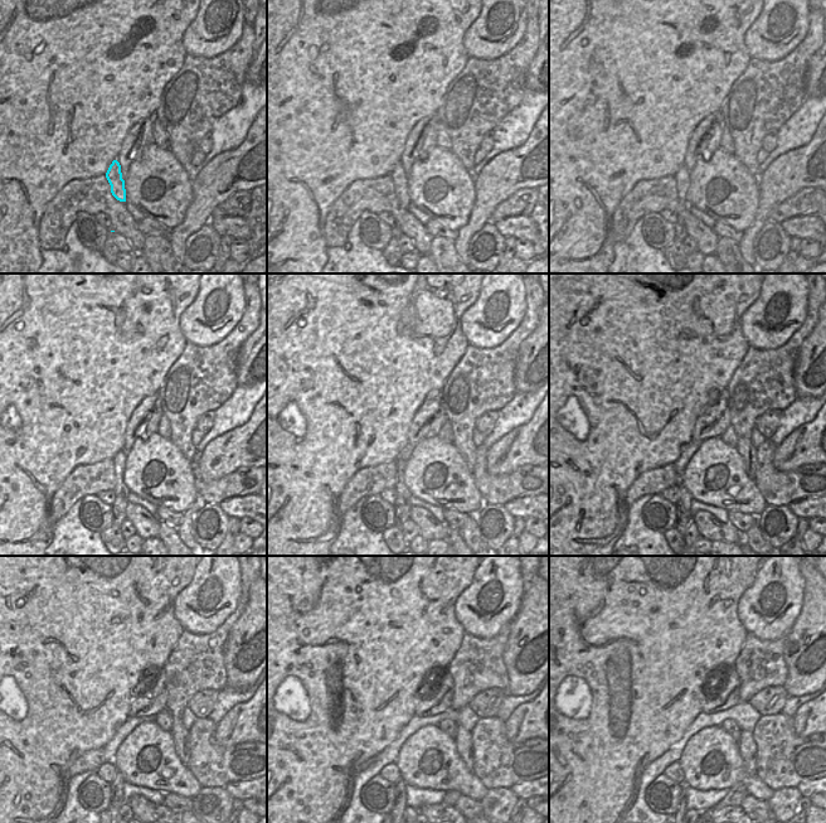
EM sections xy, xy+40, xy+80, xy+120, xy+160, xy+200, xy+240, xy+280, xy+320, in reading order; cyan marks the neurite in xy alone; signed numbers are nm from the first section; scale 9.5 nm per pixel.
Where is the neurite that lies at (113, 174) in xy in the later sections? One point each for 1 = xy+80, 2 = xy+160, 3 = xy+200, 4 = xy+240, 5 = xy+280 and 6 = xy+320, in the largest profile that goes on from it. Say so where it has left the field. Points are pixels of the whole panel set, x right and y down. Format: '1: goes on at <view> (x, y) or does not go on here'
1: goes on at xy+80 (683, 177)
2: goes on at xy+160 (402, 506)
3: goes on at xy+200 (683, 507)
4: goes on at xy+240 (117, 797)
5: goes on at xy+280 (399, 805)
6: goes on at xy+320 (681, 809)

